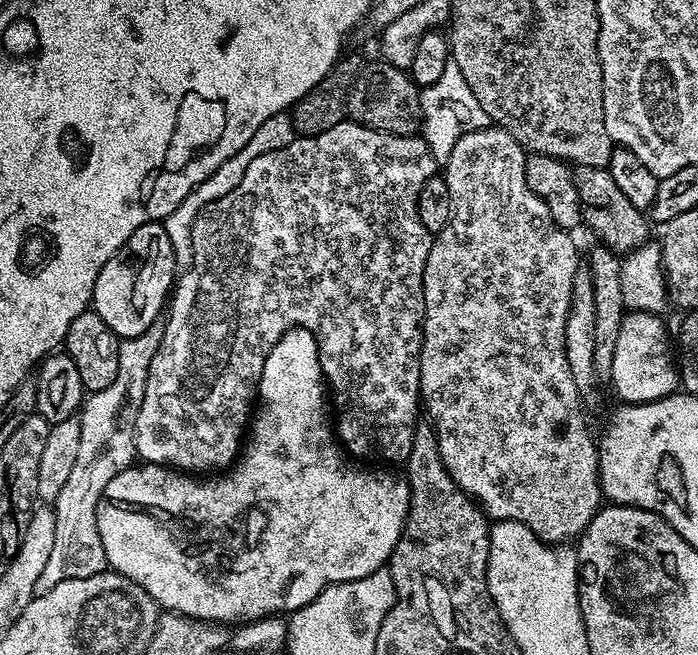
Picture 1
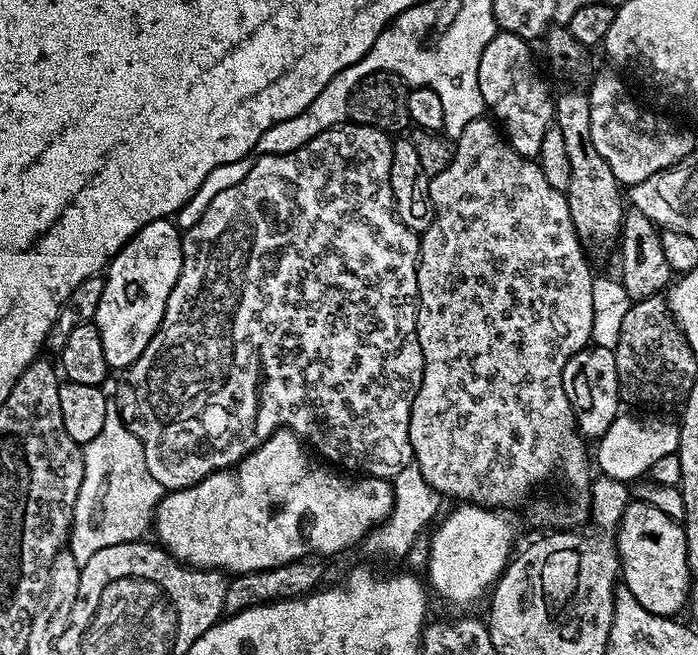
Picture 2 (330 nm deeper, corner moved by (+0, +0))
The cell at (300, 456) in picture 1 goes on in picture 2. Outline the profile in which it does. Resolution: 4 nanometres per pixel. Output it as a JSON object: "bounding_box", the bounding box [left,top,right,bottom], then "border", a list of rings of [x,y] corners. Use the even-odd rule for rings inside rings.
{"bounding_box":[154,427,393,574],"border":[[[282,427],[231,468],[210,474],[189,488],[168,492],[156,507],[154,536],[156,532],[155,539],[166,551],[189,568],[219,570],[225,574],[261,572],[295,560],[336,556],[356,543],[357,547],[387,518],[393,502],[392,485],[387,479],[345,474],[321,462],[309,451],[305,441]]]}

